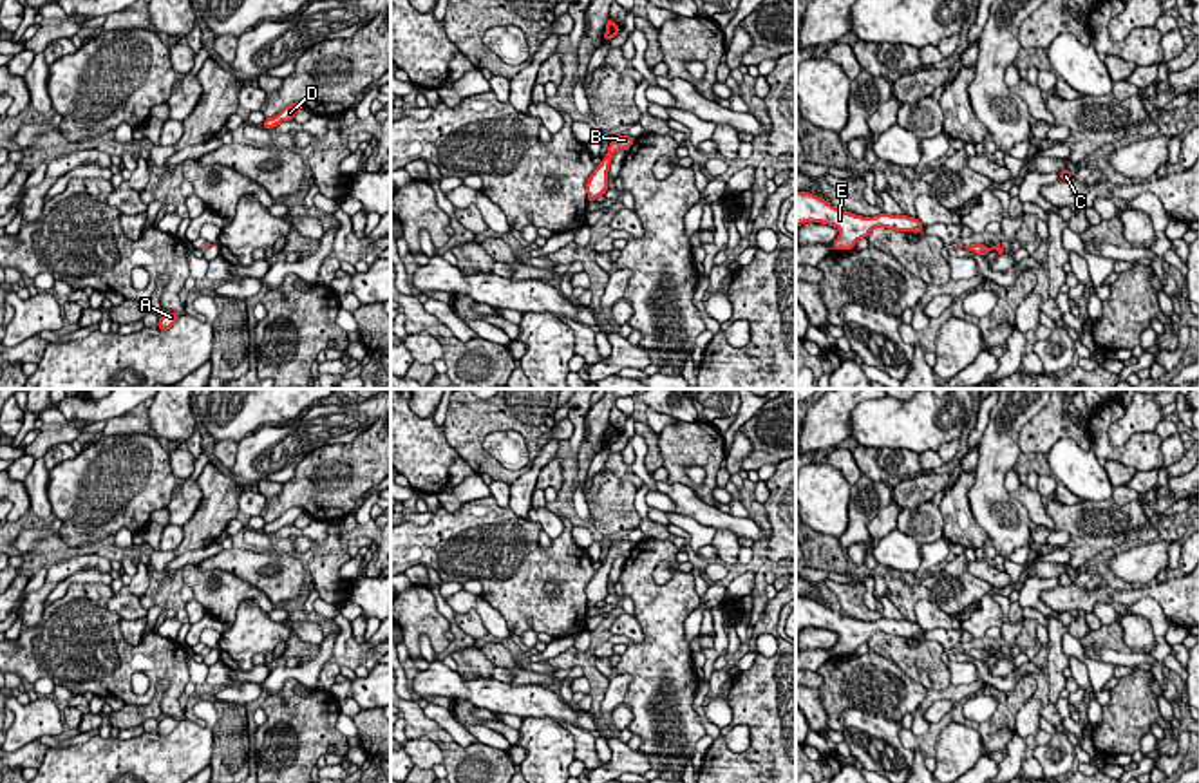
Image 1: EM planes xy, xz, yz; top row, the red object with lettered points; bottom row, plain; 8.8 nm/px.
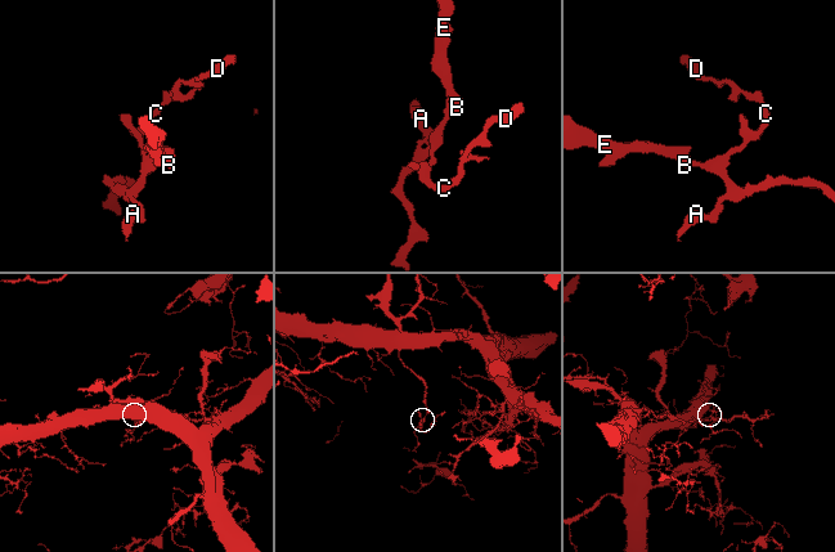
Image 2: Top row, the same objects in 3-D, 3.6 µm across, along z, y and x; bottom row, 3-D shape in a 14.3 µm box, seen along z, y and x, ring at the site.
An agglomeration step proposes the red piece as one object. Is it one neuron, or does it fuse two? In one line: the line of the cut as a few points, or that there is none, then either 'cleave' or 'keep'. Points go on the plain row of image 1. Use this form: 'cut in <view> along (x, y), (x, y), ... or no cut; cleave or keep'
no cut; keep

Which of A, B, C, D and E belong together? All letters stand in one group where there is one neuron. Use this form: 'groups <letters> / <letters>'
groups A B C D E

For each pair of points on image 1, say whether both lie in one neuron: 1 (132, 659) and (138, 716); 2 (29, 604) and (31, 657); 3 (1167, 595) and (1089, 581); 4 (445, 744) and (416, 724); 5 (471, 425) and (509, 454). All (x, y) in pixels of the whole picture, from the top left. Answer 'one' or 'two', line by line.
1: two
2: two
3: two
4: one
5: two

